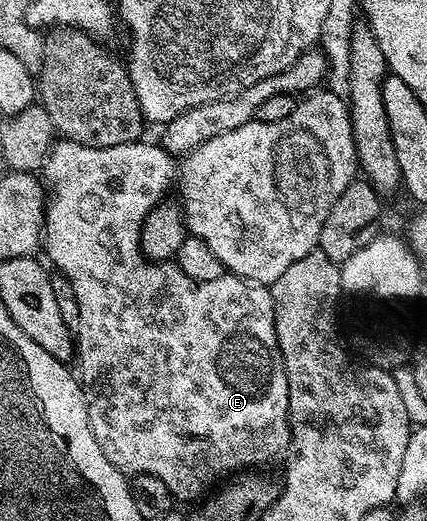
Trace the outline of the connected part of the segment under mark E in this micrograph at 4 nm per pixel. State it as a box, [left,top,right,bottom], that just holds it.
[42,87,358,502]

